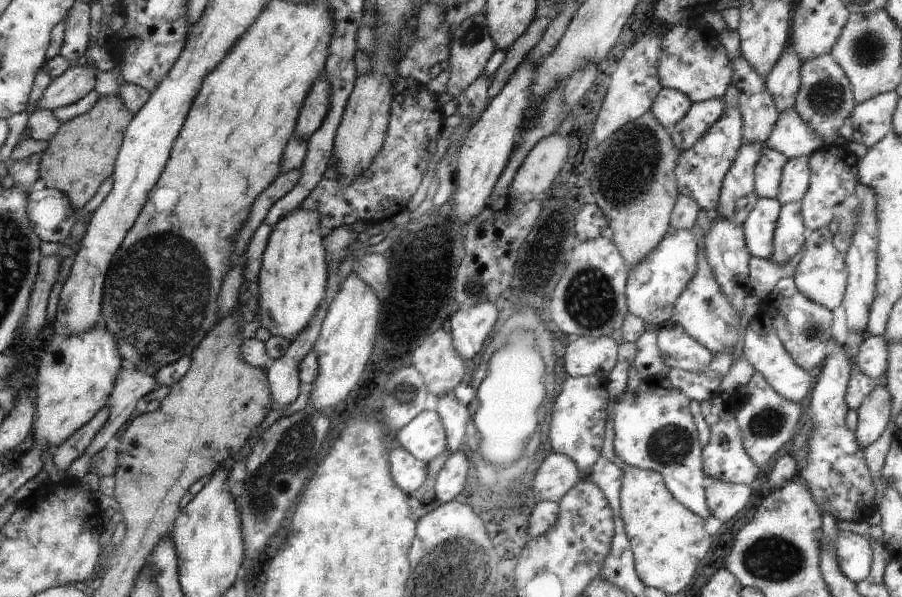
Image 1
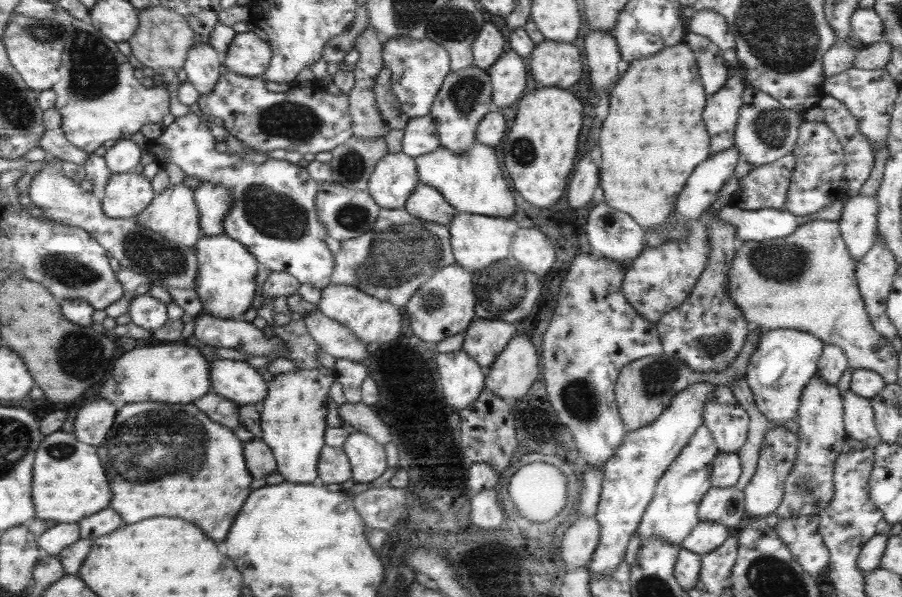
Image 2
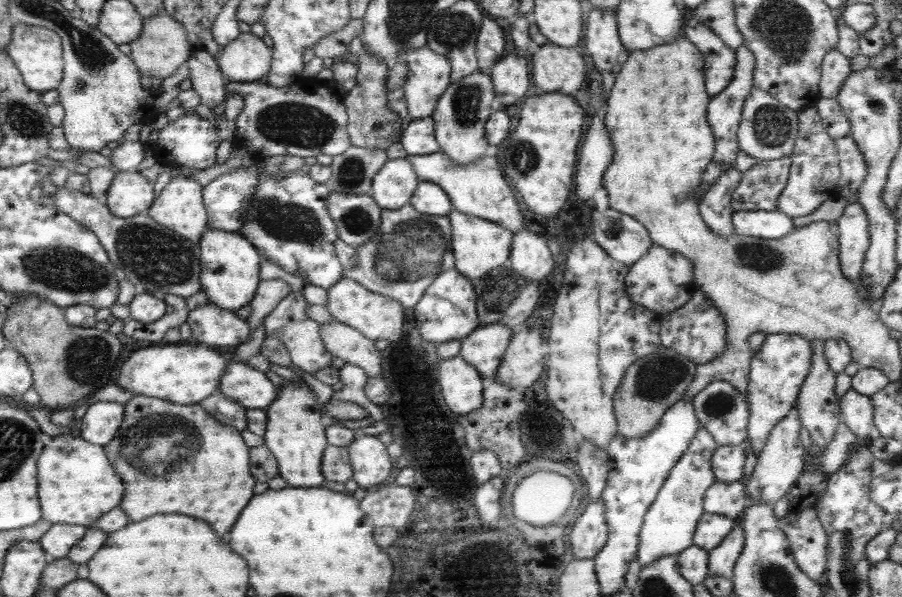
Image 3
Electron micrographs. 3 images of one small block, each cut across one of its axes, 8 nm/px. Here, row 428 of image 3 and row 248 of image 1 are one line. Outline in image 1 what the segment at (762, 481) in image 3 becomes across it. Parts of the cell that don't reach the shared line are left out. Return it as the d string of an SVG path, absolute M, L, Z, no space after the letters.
M787 203L781 206L772 234L772 247L768 260L773 265L784 265L806 239L807 229L800 215L800 203Z

